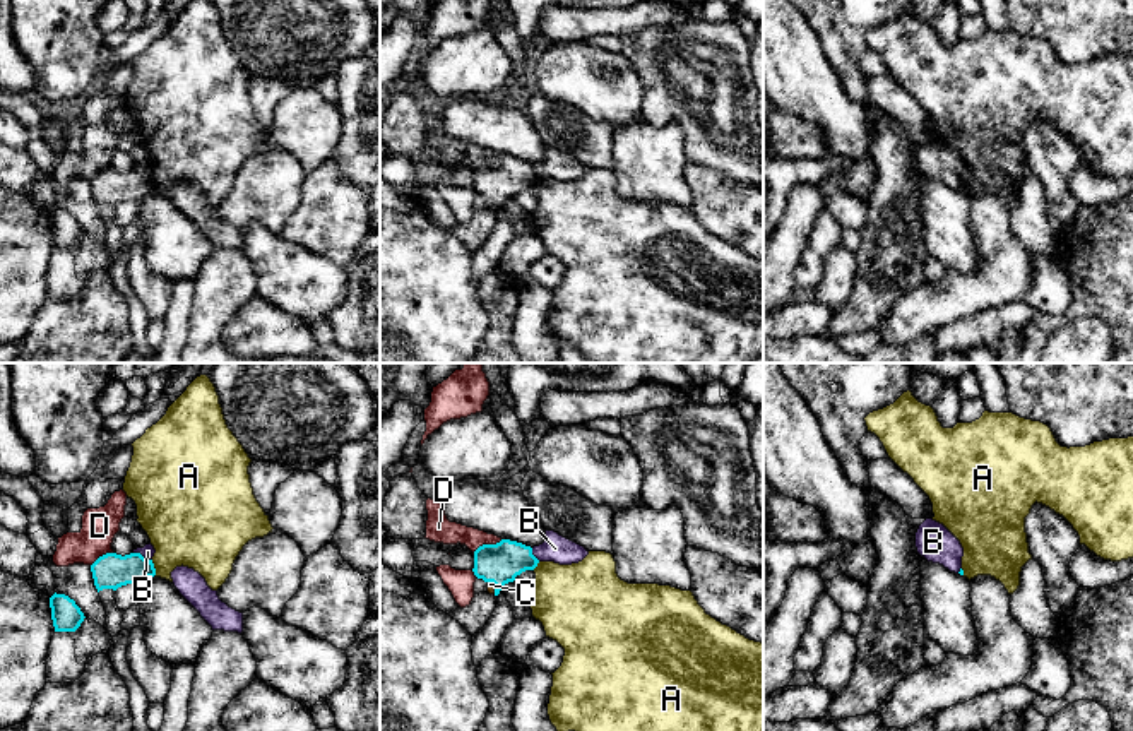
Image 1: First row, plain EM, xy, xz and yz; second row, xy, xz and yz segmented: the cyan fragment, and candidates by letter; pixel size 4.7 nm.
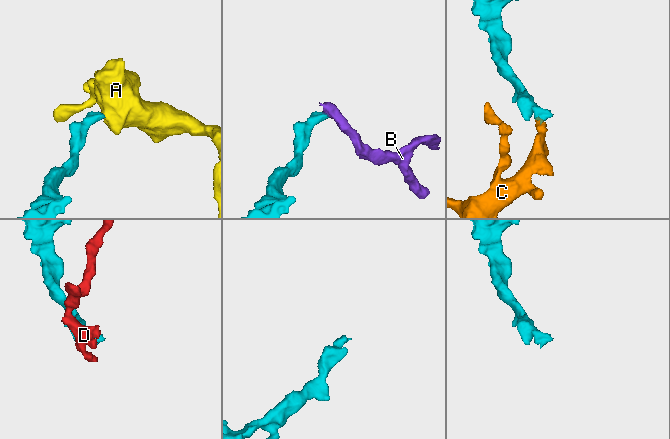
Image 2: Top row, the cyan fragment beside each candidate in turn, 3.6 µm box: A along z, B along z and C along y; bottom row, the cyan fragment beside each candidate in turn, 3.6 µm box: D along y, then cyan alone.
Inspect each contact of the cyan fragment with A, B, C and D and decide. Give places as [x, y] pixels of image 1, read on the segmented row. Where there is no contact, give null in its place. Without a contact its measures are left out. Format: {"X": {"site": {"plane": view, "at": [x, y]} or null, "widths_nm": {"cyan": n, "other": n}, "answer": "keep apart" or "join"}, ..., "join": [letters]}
{"A": {"site": {"plane": "xy", "at": [153, 567]}, "widths_nm": {"cyan": 170, "other": 380}, "answer": "keep apart"}, "B": {"site": {"plane": "xy", "at": [141, 555]}, "widths_nm": {"cyan": 170, "other": 70}, "answer": "keep apart"}, "C": {"site": {"plane": "xz", "at": [495, 586]}, "widths_nm": {"cyan": 190, "other": 30}, "answer": "join"}, "D": {"site": {"plane": "xz", "at": [486, 545]}, "widths_nm": {"cyan": 190, "other": 120}, "answer": "keep apart"}, "join": ["C"]}

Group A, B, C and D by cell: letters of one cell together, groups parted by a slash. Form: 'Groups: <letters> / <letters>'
Groups: A / B D / C

